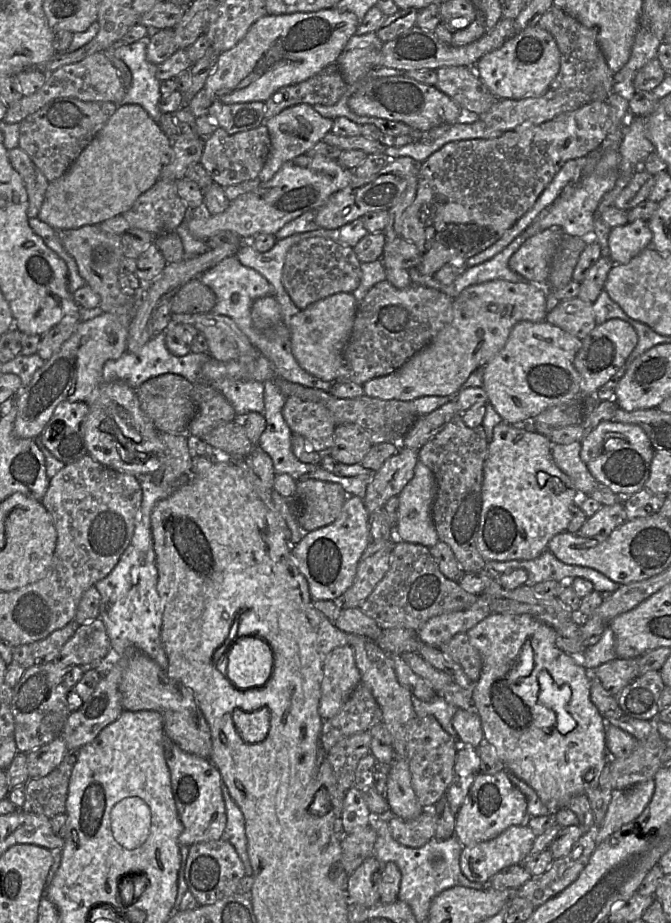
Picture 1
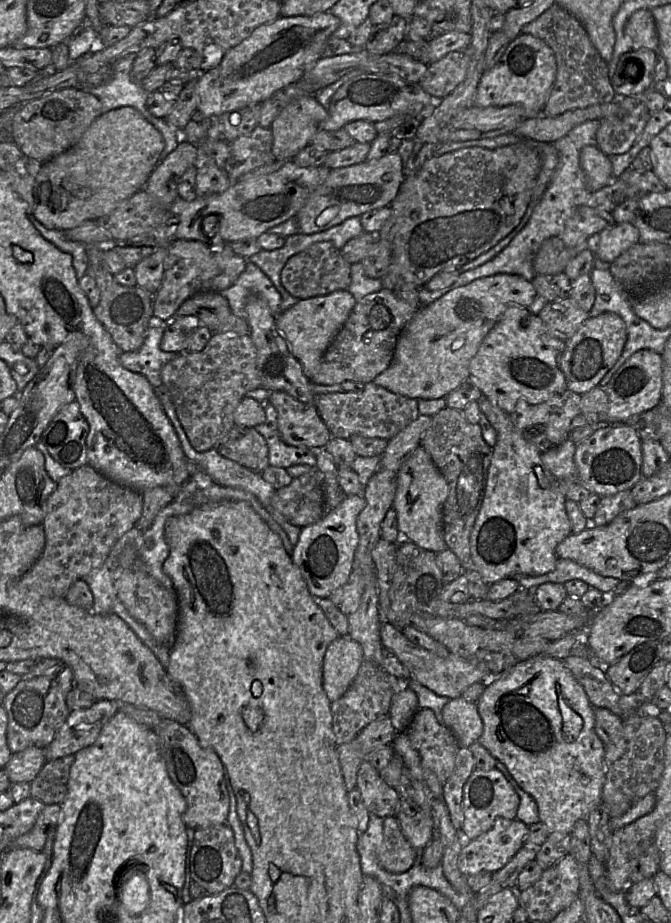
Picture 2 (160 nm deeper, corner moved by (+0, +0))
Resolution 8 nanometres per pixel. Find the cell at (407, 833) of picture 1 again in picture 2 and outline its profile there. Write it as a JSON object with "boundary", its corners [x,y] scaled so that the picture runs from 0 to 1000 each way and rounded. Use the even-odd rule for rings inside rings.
{"boundary":[[[590,884],[572,886],[571,910],[560,921],[563,936],[581,946],[599,946],[624,933],[618,921],[599,902]]]}

